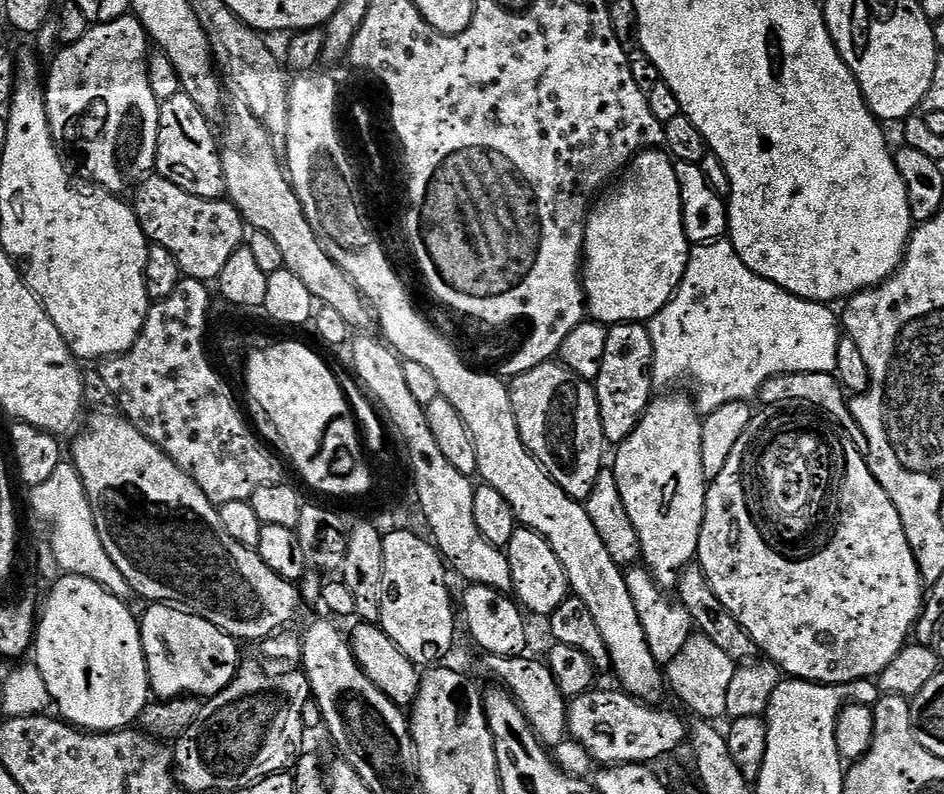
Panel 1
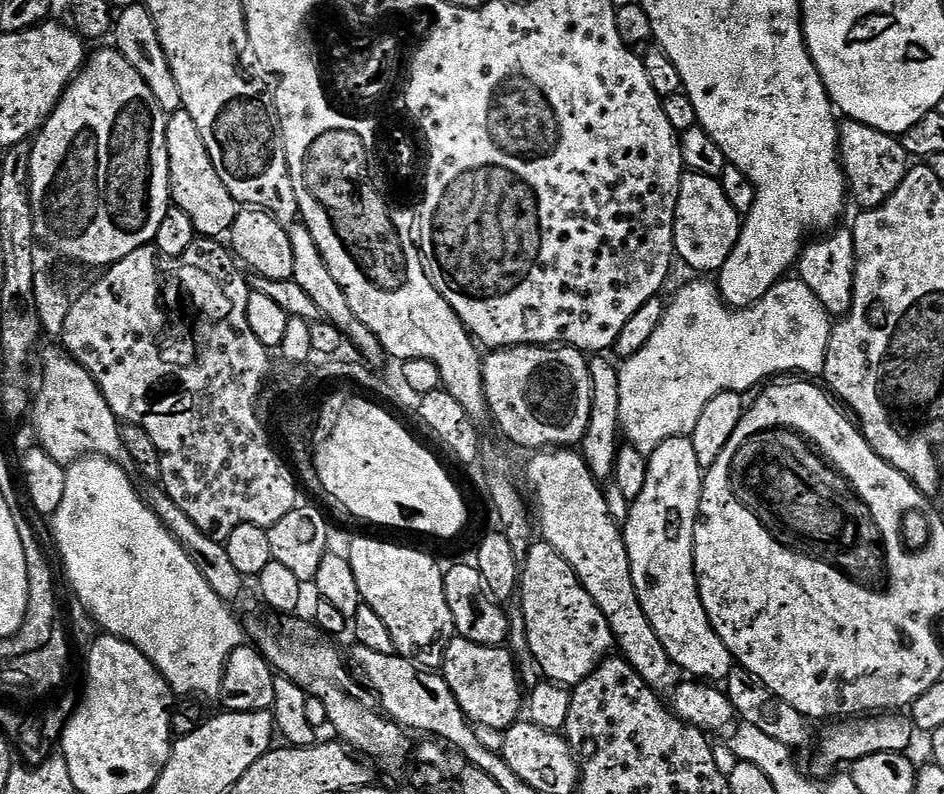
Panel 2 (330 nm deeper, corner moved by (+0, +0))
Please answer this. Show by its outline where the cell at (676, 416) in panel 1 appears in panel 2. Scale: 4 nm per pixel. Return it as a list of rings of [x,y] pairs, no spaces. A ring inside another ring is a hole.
[[[687,436],[666,438],[654,449],[652,455],[647,457],[647,461],[645,485],[642,486],[638,498],[631,501],[628,515],[622,521],[626,554],[630,558],[630,574],[634,578],[638,602],[650,626],[654,626],[654,634],[658,634],[666,654],[679,671],[681,668],[682,671],[692,675],[689,677],[703,678],[708,682],[727,681],[729,674],[732,673],[734,661],[730,650],[713,630],[710,618],[702,606],[694,566],[694,526],[699,514],[700,491],[705,473],[698,466],[694,446]]]

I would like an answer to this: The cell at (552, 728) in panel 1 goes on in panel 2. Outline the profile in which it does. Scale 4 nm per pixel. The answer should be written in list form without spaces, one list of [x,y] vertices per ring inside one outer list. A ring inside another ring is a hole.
[[[453,638],[446,646],[442,675],[450,686],[458,706],[473,725],[479,726],[481,729],[500,728],[499,730],[506,730],[521,719],[522,688],[520,692],[520,680],[516,674],[516,666],[512,661],[514,661],[512,652],[504,646],[491,648],[490,646],[482,646],[478,642],[470,642],[459,638]]]

